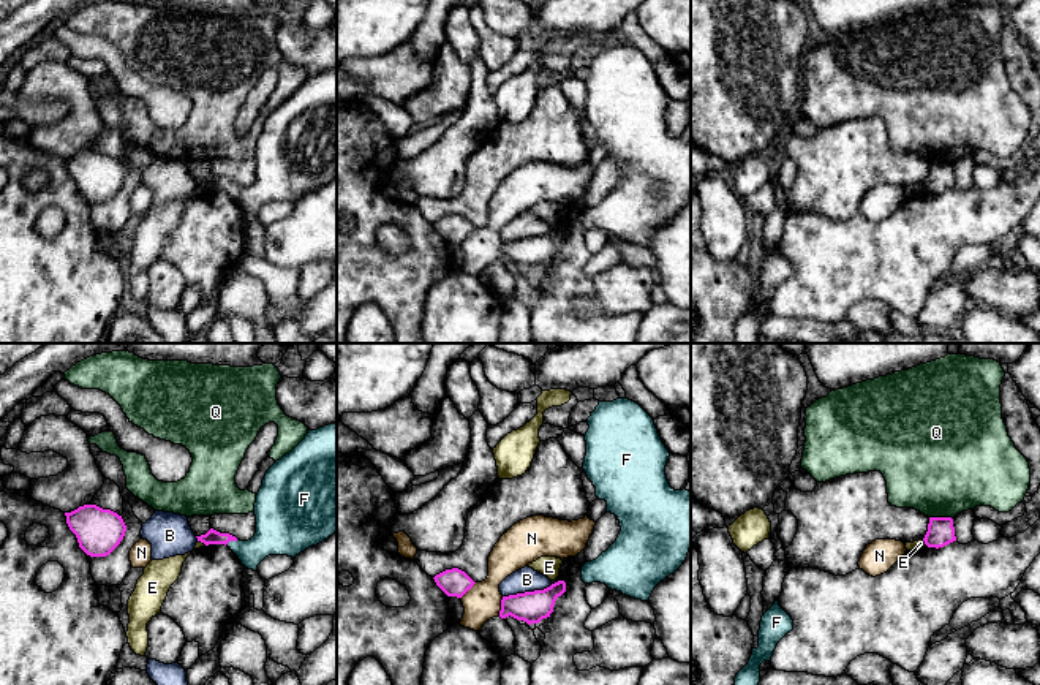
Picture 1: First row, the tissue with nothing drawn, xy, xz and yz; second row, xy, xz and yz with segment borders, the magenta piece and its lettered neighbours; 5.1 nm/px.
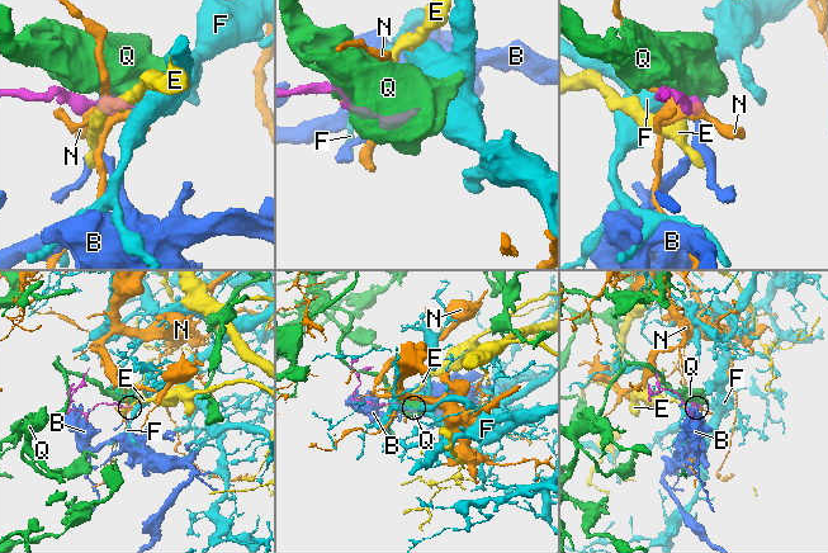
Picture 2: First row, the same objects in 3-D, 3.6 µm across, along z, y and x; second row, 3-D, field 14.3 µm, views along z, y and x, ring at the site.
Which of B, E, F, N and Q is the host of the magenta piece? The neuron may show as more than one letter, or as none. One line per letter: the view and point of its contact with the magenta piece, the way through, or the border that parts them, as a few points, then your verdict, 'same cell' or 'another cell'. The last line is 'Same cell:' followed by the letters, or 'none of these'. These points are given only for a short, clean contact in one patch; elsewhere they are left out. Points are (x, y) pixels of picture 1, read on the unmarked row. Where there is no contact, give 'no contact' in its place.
B: contact xz (527, 238); another cell
E: contact xy (203, 187); border xy (198, 185), (206, 190); another cell
F: contact xy (231, 185); way xy (212, 182), (231, 185), (260, 192), (278, 173); same cell
N: contact xz (501, 252); border xz (503, 242), (498, 260); another cell
Q: contact yz (941, 163); another cell
Same cell: F

